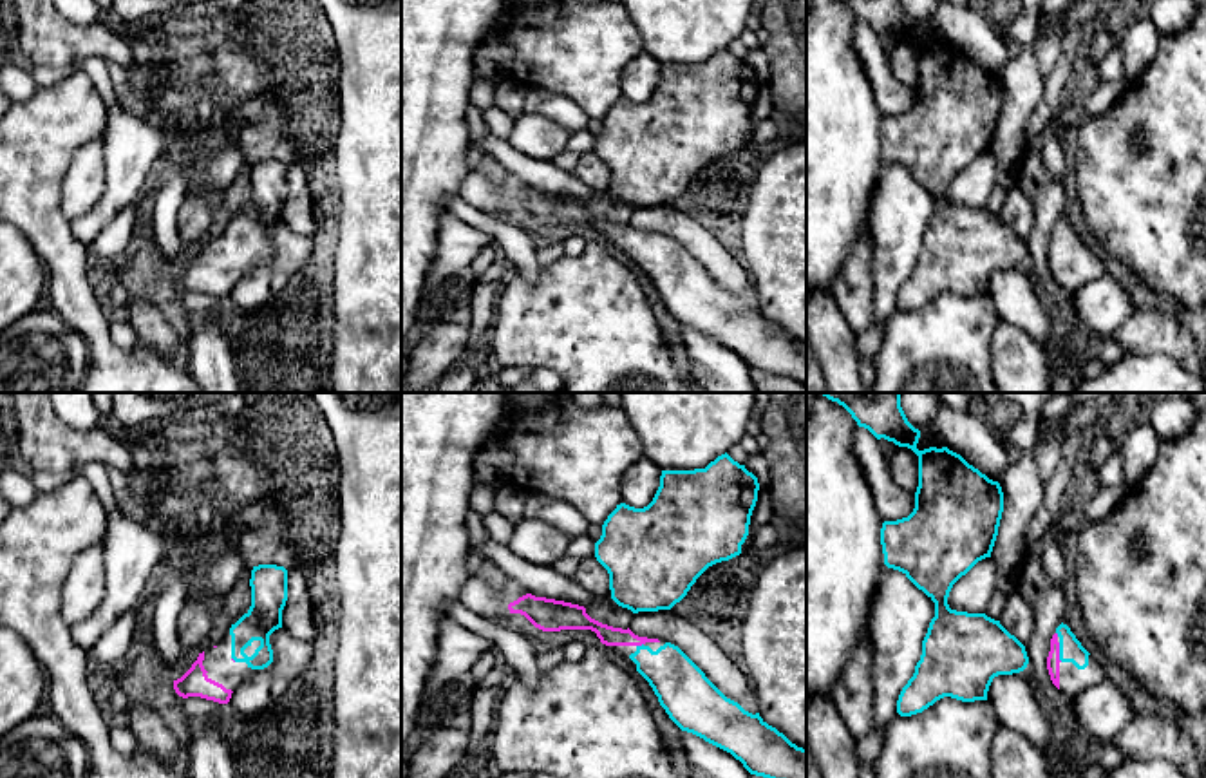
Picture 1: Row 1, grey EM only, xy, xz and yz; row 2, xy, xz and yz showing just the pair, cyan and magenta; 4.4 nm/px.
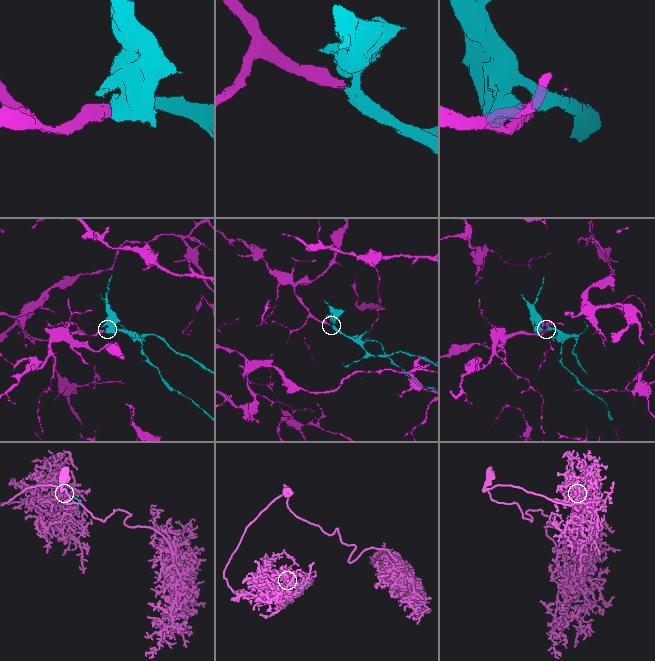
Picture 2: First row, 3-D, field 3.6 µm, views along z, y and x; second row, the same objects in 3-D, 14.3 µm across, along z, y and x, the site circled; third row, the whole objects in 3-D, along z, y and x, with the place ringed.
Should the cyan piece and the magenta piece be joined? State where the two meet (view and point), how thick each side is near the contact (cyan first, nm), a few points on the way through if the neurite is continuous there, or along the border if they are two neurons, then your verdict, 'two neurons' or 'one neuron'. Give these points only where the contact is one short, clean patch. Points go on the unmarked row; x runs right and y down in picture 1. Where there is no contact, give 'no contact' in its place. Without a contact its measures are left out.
contact yz (1060, 246); calibres 110 and 60 nm; way yz (1071, 245), (1060, 246), (1053, 256); one neuron

